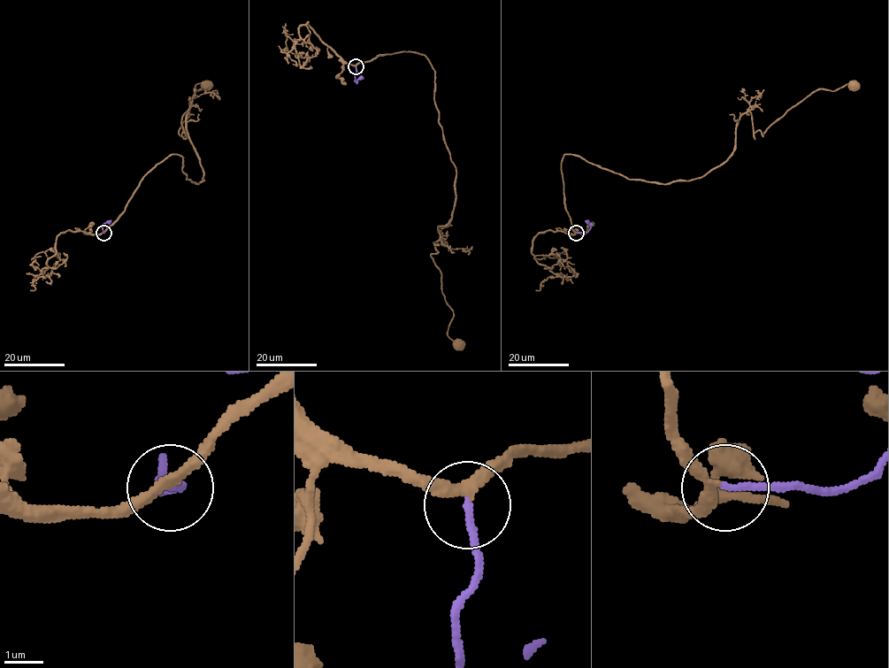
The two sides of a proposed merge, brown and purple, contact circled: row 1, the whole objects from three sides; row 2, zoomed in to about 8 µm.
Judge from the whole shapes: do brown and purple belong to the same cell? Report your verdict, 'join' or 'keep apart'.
join

